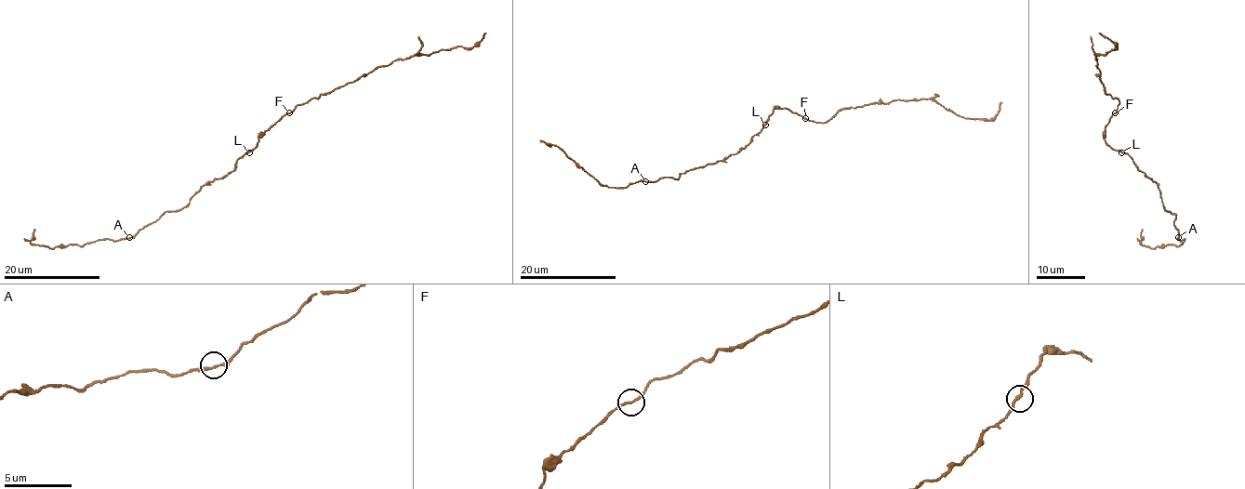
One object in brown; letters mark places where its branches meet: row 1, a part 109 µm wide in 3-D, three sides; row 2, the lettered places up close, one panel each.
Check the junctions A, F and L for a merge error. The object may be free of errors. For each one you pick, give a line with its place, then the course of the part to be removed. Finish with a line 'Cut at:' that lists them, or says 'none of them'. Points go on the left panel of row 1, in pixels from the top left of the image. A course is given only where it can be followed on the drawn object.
Cut at: none of them

